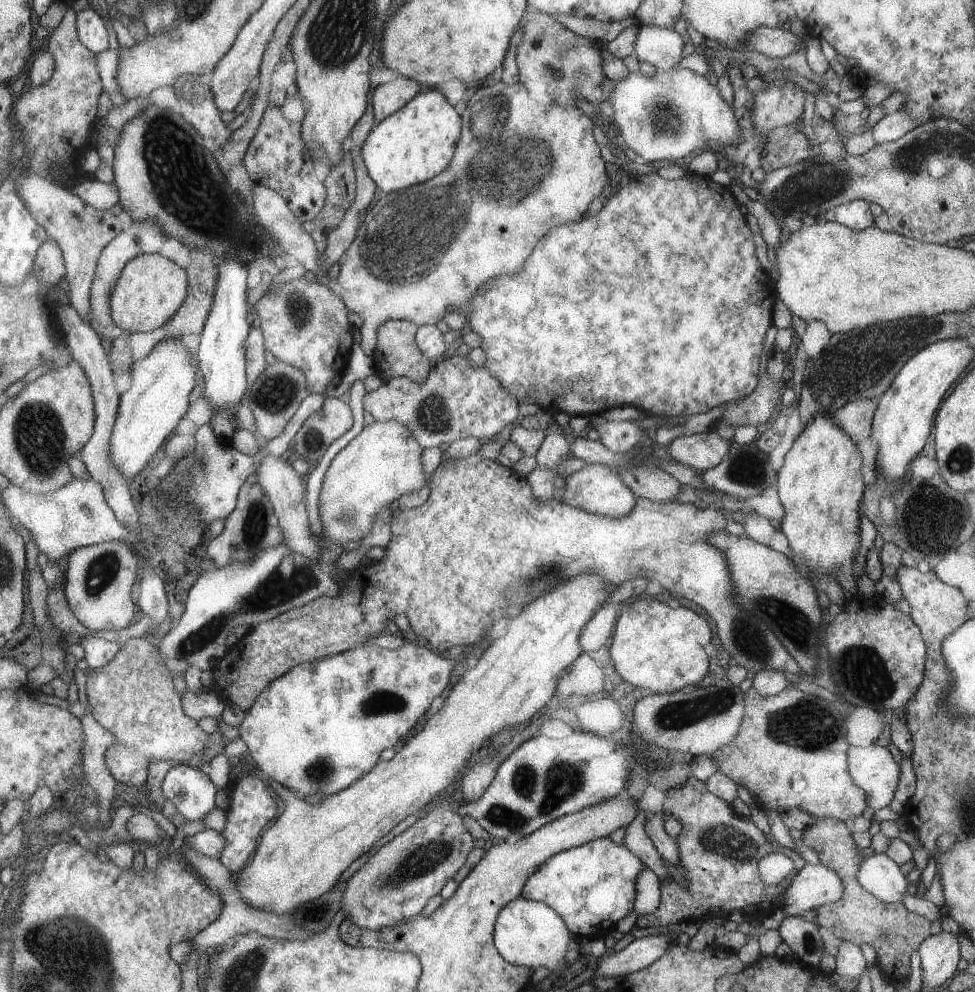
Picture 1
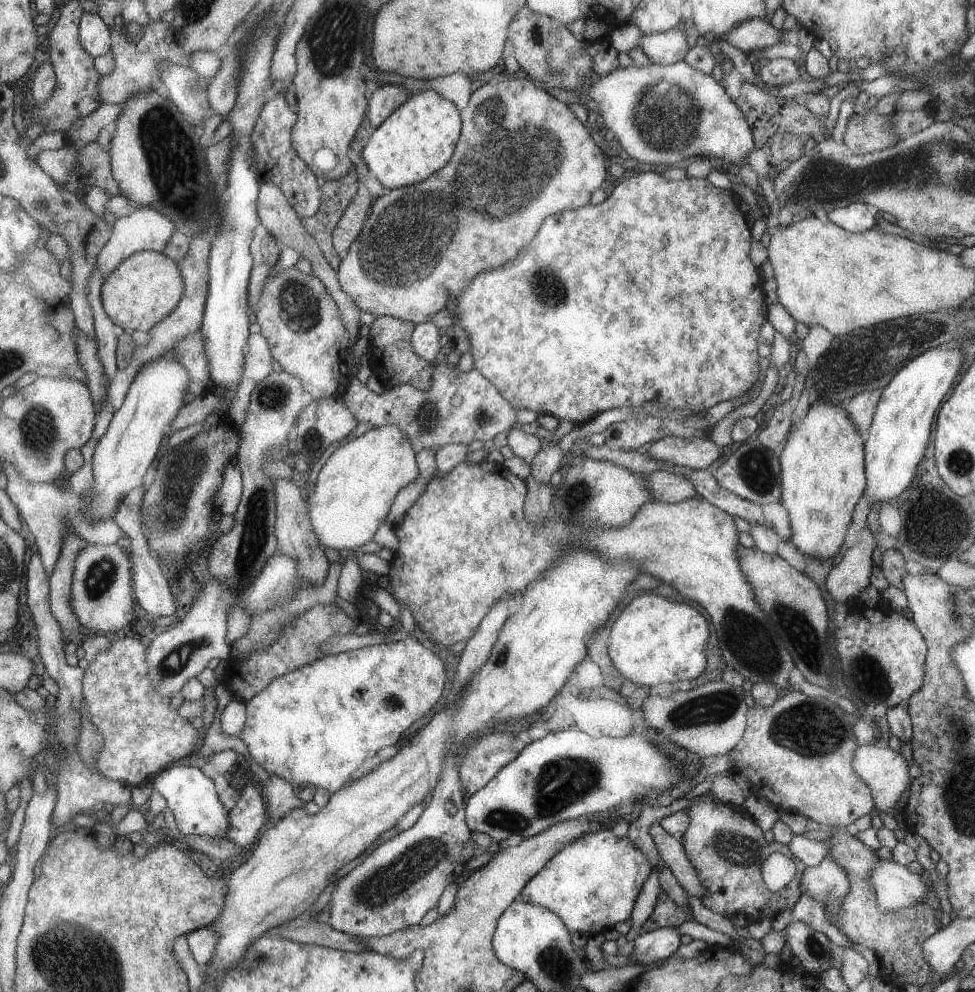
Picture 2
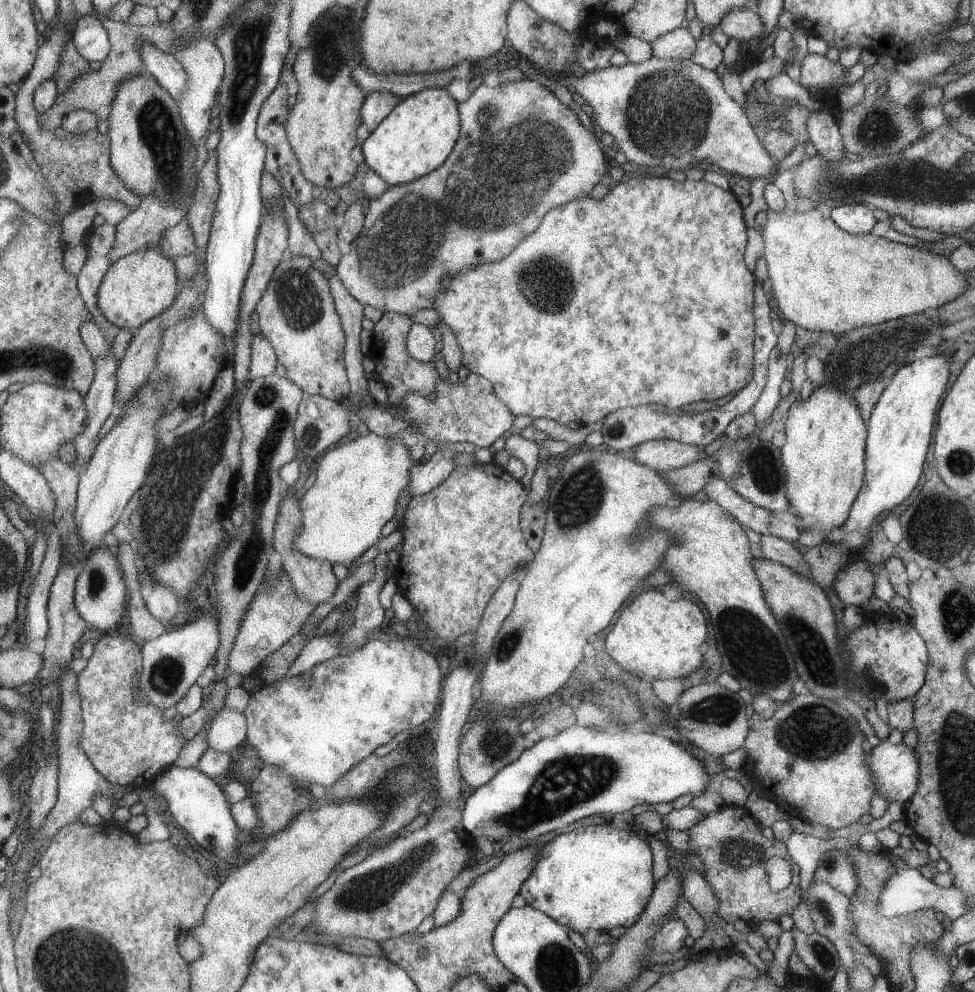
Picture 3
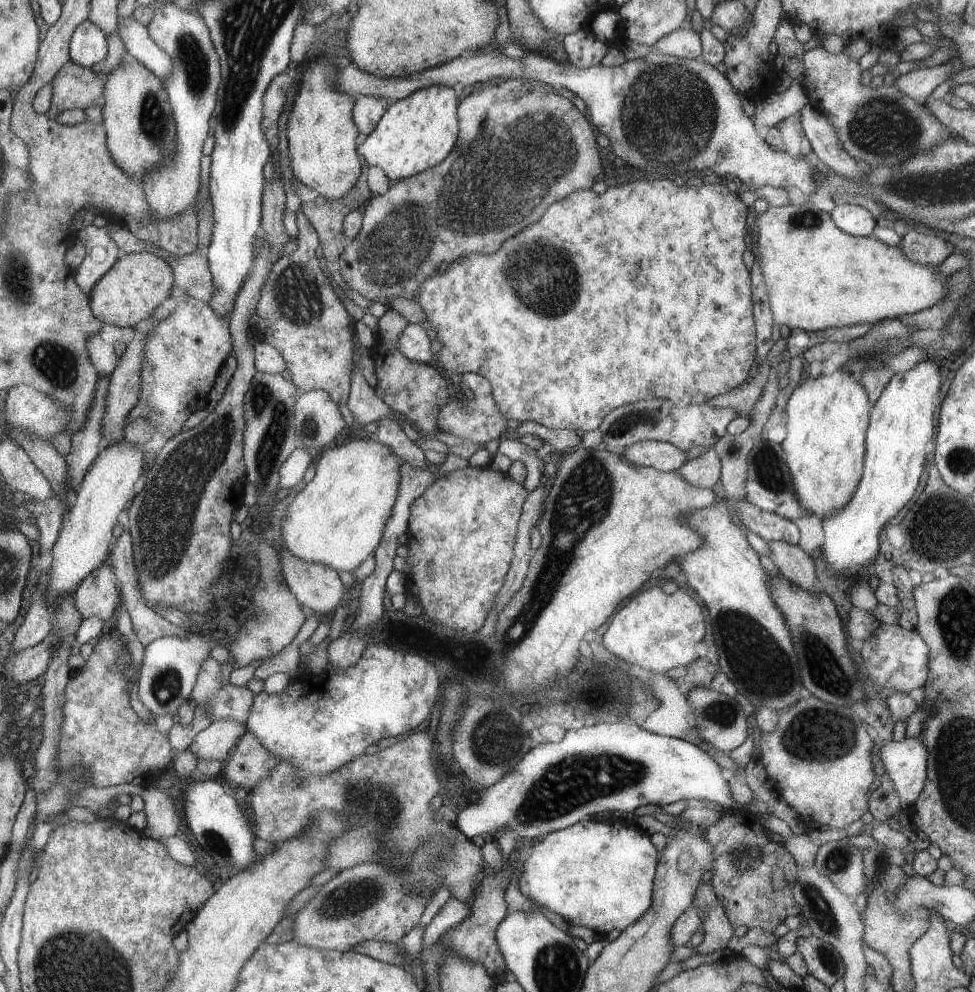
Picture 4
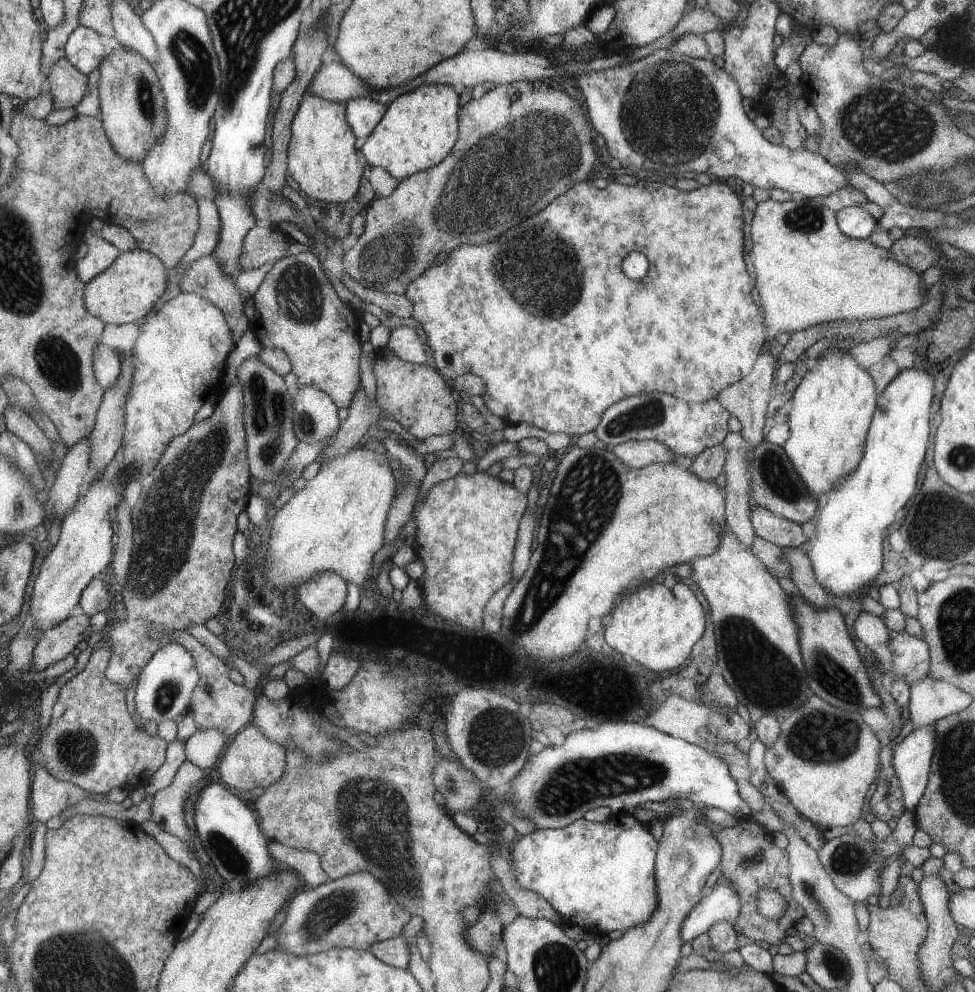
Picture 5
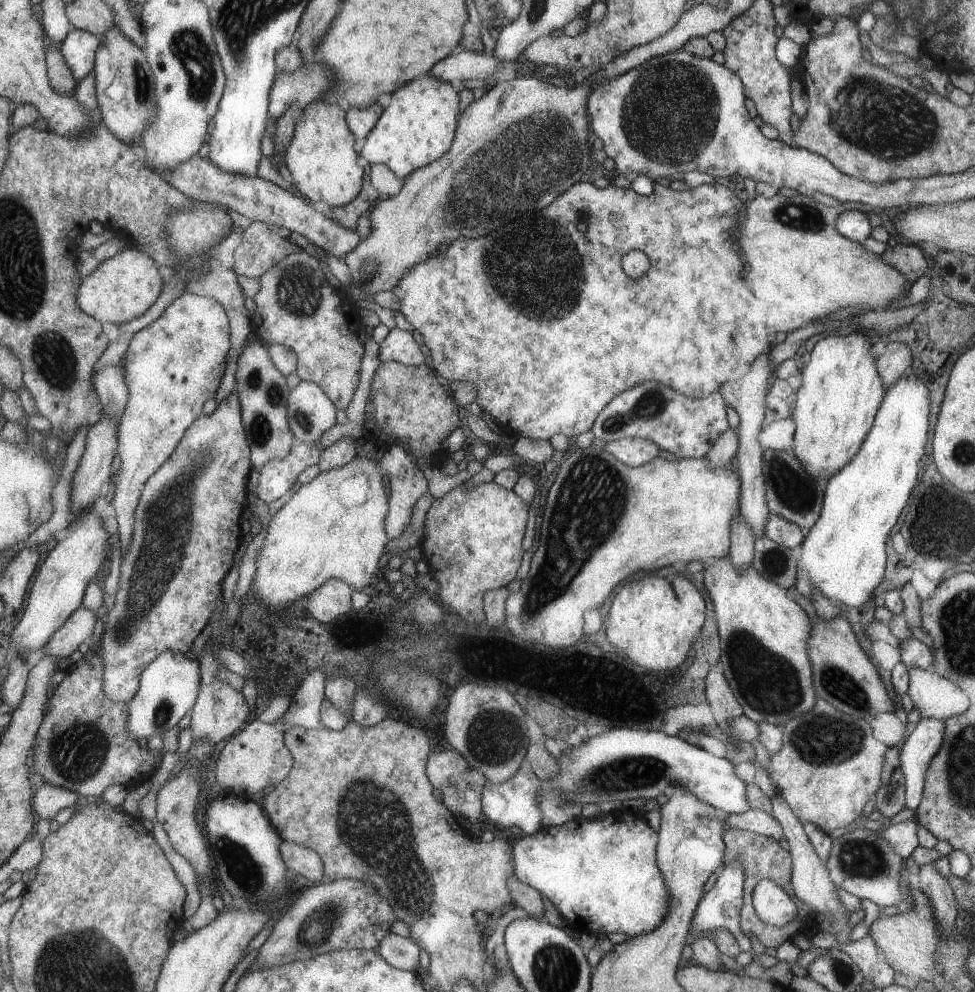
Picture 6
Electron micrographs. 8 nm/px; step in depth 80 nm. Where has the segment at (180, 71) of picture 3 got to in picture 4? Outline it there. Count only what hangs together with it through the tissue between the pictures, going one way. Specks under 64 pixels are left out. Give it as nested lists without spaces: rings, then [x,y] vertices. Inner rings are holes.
[[[134,17],[119,19],[119,32],[133,59],[155,73],[162,81],[170,76],[171,57],[155,45],[148,30],[139,25]]]

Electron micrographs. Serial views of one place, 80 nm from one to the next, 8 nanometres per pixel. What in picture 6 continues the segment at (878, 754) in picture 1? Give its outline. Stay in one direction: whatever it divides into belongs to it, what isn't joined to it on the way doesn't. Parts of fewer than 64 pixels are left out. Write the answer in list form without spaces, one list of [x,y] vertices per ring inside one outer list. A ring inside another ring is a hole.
[[[921,719],[902,742],[898,759],[904,778],[904,806],[916,810],[924,790],[924,778],[929,761],[940,749],[944,721]]]

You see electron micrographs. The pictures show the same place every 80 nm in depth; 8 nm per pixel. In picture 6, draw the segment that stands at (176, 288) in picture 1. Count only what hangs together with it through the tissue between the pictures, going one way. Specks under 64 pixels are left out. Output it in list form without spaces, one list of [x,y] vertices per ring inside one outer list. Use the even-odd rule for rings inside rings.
[[[127,248],[102,262],[93,274],[84,278],[78,302],[88,315],[103,323],[128,323],[151,308],[159,292],[162,292],[161,276],[155,261],[137,249]]]

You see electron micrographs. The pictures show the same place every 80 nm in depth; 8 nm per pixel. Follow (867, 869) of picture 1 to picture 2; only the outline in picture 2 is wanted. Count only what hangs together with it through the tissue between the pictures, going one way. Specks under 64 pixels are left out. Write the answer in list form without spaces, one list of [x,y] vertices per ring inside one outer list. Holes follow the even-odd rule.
[[[892,860],[875,862],[868,879],[876,892],[880,912],[912,907],[921,902],[927,892],[927,885],[919,880],[919,874],[909,872],[904,865]]]

